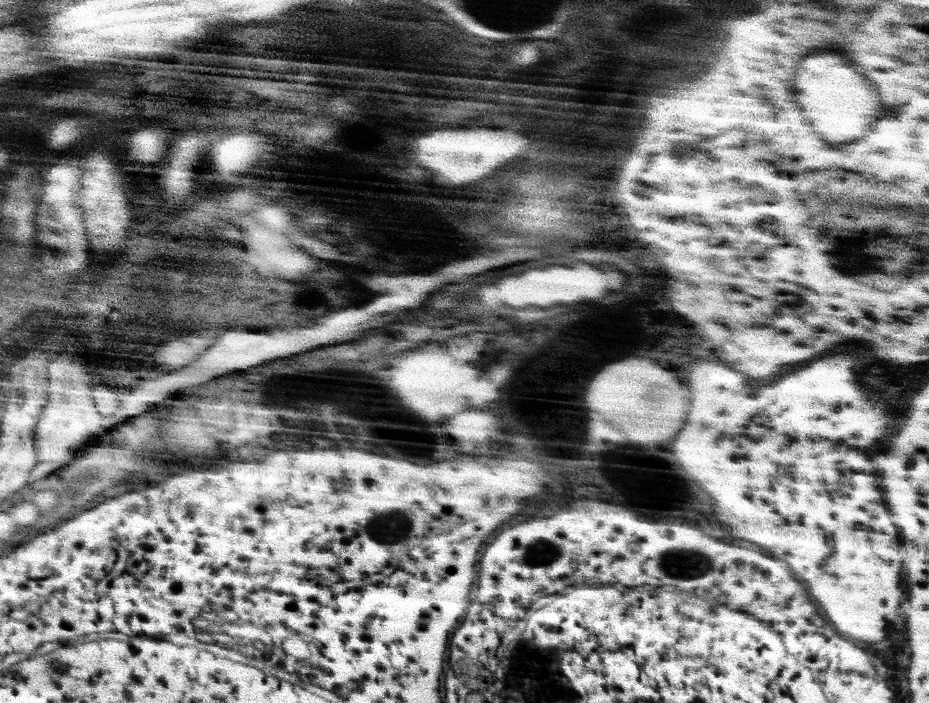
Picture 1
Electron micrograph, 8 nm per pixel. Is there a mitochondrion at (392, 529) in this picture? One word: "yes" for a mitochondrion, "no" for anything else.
yes

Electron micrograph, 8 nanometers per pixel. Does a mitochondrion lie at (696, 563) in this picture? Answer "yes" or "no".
yes

